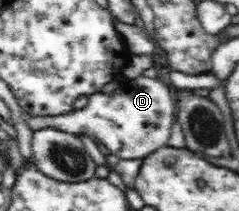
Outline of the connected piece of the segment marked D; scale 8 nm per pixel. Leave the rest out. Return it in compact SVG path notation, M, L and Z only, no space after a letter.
M136 77L134 80L122 80L112 93L96 93L89 97L84 109L74 110L60 116L24 115L33 131L54 129L72 135L88 135L92 140L102 141L102 145L120 160L144 160L150 154L168 144L170 130L177 116L174 97L168 86L157 77Z

